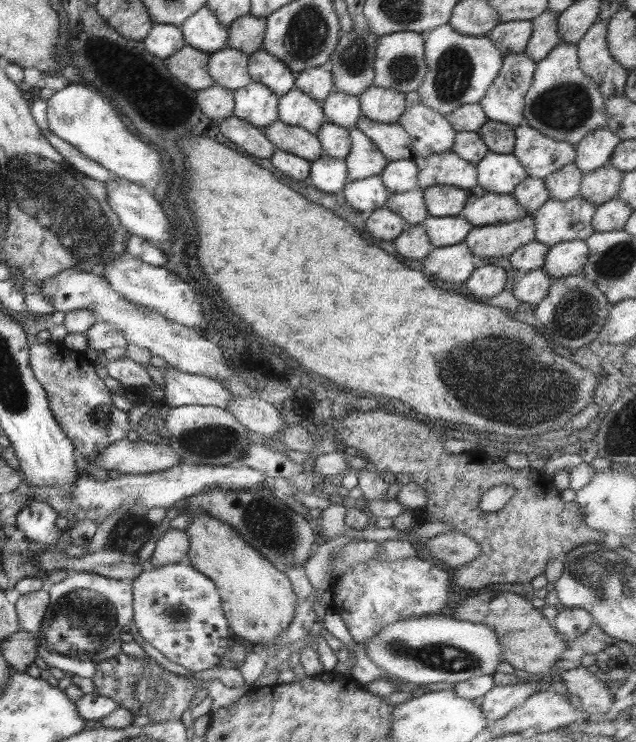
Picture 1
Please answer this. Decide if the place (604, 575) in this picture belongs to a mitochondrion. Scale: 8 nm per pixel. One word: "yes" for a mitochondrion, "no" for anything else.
yes

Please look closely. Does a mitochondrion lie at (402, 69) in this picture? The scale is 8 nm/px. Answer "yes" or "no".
yes

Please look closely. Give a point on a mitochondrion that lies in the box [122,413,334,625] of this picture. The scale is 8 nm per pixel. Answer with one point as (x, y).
(261, 523)

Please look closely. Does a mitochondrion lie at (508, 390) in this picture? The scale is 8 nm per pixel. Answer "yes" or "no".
yes

